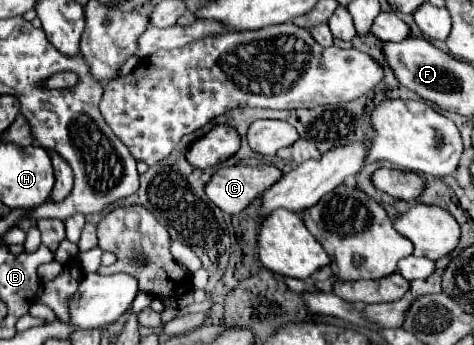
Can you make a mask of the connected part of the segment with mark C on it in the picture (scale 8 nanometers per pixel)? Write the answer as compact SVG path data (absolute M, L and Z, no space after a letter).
M274 165L260 167L224 167L216 171L206 185L206 195L224 213L236 215L246 209L260 193L272 187L282 177L282 171Z

